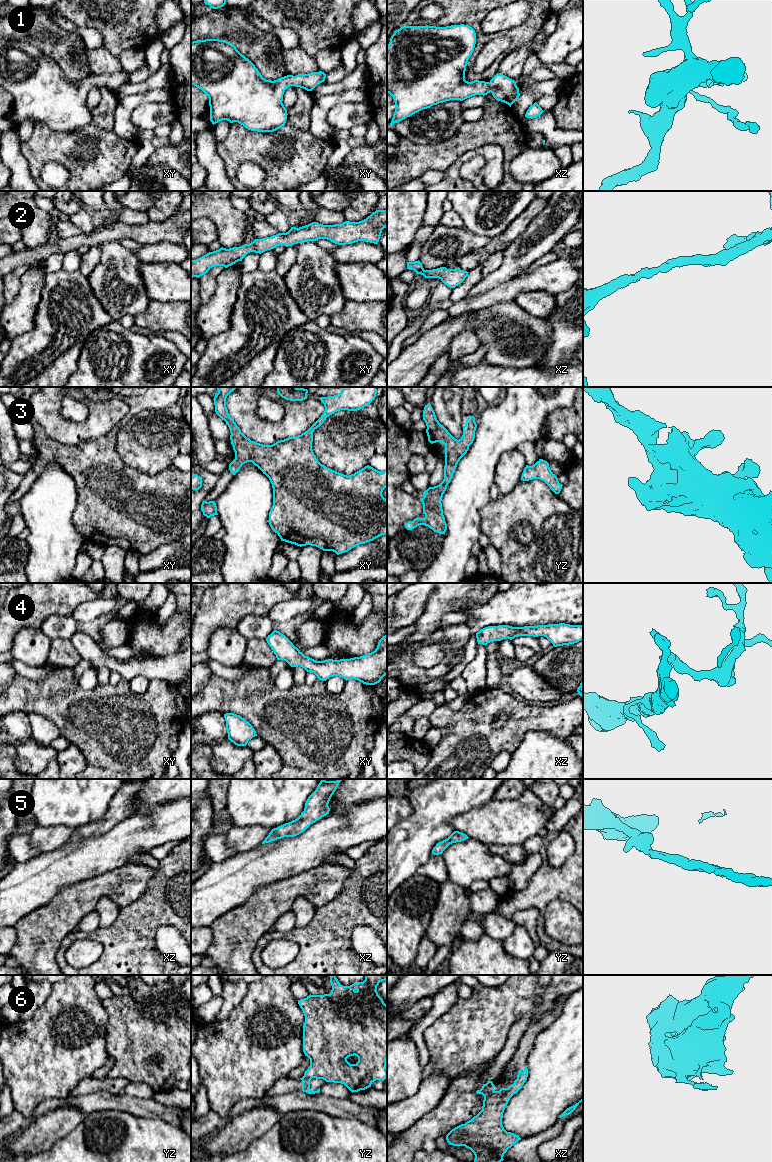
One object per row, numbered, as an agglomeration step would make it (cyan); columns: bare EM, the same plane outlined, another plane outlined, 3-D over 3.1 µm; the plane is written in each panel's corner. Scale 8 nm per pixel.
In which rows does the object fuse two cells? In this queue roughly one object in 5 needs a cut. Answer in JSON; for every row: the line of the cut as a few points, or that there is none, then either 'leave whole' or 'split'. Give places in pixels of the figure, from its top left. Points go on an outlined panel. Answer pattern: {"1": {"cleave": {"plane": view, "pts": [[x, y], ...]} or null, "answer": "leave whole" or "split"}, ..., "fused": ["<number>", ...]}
{"1": {"cleave": null, "answer": "leave whole"}, "2": {"cleave": null, "answer": "leave whole"}, "3": {"cleave": null, "answer": "leave whole"}, "4": {"cleave": null, "answer": "leave whole"}, "5": {"cleave": null, "answer": "leave whole"}, "6": {"cleave": {"plane": "xz", "pts": [[492, 1082], [484, 1089], [482, 1094]]}, "answer": "split"}, "fused": ["6"]}

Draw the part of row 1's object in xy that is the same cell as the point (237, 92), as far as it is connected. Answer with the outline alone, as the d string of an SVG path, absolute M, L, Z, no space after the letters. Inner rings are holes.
M219 39L191 42L191 85L198 87L208 96L210 121L213 125L222 120L227 120L230 123L238 122L251 131L276 131L284 126L287 120L287 110L282 103L285 90L290 86L295 86L312 91L317 85L324 82L325 78L326 74L319 71L296 76L287 75L274 81L266 80L255 65L242 55L233 44Z

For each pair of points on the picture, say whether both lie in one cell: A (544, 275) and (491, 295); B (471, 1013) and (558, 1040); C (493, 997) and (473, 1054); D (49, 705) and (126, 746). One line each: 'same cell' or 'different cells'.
A: same cell
B: different cells
C: same cell
D: same cell

